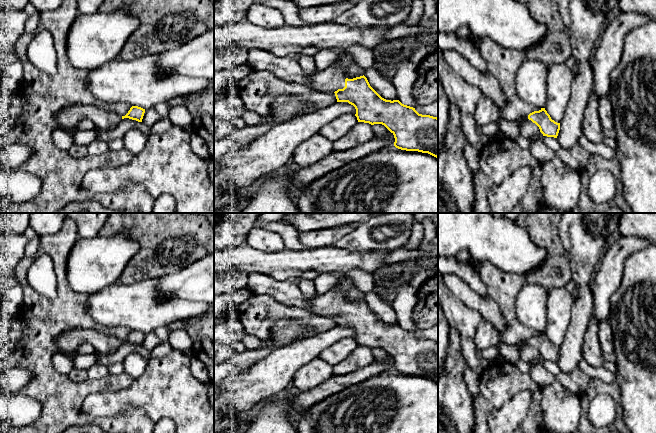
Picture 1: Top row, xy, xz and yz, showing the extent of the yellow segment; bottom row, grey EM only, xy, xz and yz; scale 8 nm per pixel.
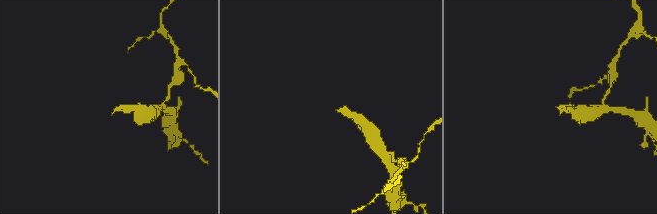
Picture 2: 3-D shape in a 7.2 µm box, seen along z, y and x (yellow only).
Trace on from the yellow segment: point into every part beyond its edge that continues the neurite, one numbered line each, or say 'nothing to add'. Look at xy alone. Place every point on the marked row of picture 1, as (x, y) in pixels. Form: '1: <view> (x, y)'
1: xy (67, 118)

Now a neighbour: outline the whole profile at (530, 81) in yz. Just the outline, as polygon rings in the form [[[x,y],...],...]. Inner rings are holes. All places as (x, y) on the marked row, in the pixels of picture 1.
[[[525,59],[515,76],[515,90],[520,99],[536,108],[546,107],[548,65]]]

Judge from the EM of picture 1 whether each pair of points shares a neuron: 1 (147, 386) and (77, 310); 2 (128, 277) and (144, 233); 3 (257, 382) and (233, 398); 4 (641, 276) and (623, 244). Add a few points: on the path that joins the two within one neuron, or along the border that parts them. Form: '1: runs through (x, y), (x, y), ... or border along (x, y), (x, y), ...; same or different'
1: border along (134, 379), (126, 388), (114, 392); different
2: runs through (139, 266), (145, 260), (145, 244); same
3: runs through (251, 387), (239, 393); same
4: border along (645, 246), (634, 251), (625, 260), (621, 277); different

